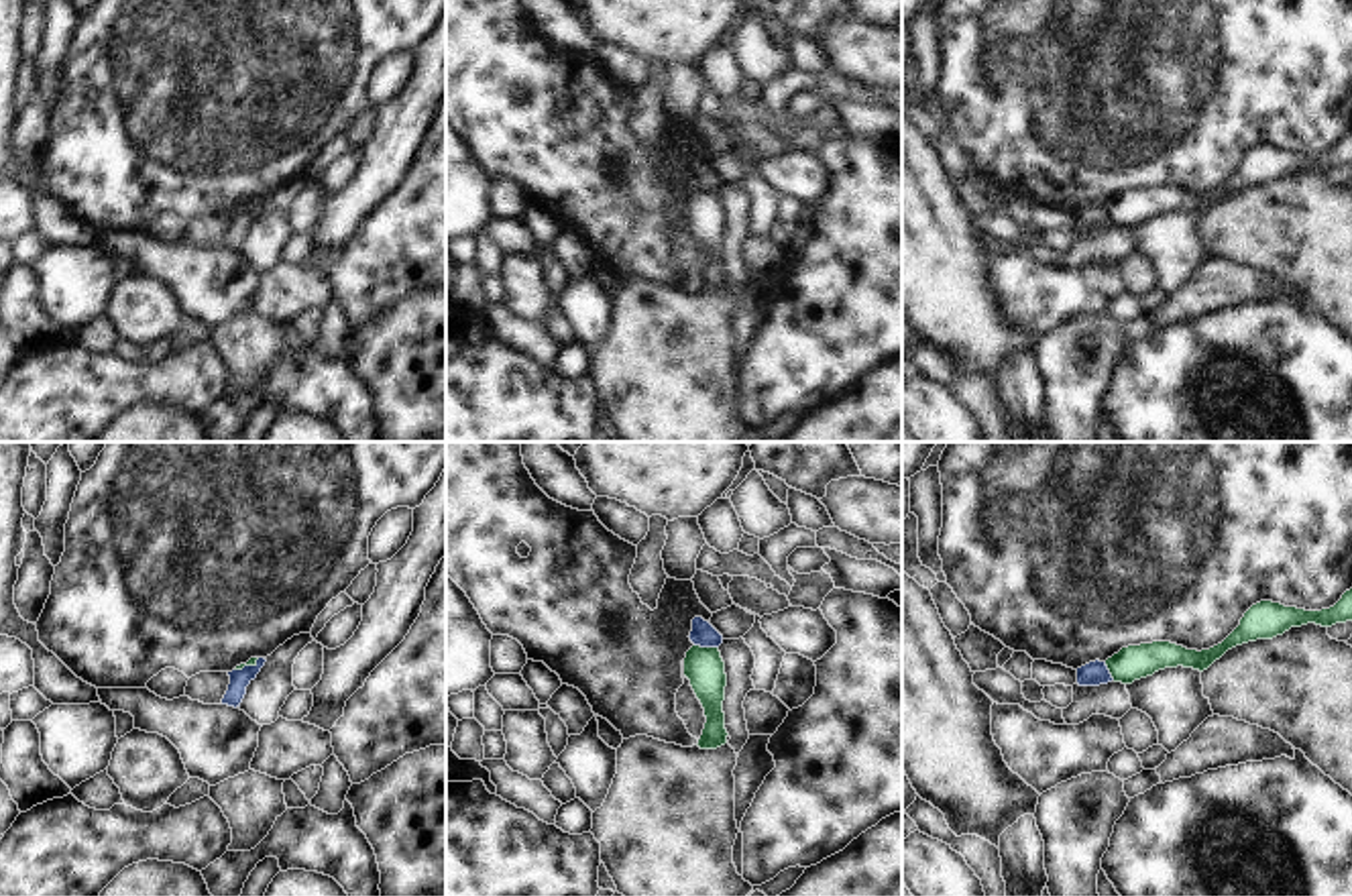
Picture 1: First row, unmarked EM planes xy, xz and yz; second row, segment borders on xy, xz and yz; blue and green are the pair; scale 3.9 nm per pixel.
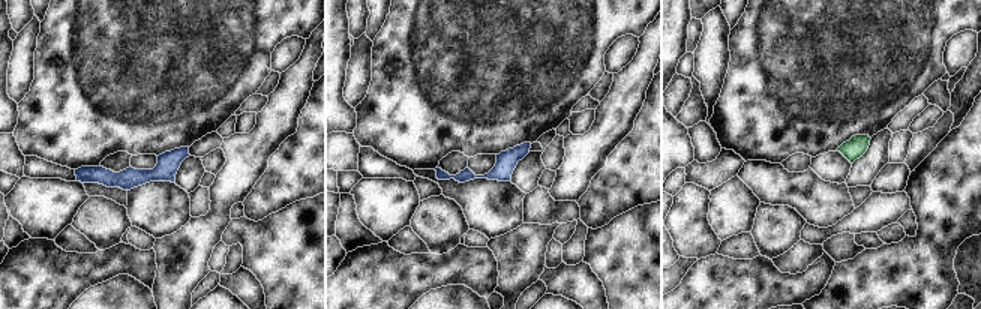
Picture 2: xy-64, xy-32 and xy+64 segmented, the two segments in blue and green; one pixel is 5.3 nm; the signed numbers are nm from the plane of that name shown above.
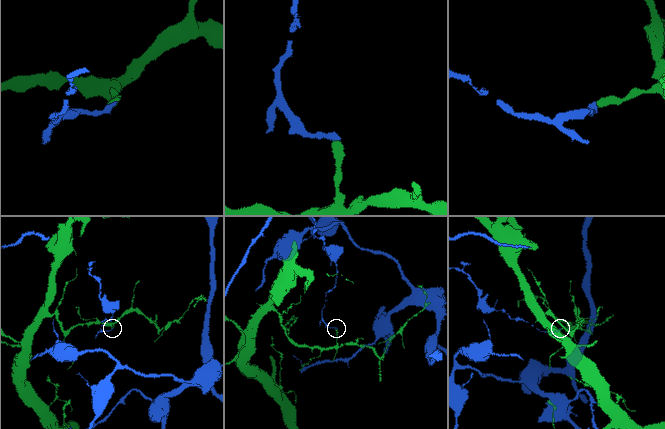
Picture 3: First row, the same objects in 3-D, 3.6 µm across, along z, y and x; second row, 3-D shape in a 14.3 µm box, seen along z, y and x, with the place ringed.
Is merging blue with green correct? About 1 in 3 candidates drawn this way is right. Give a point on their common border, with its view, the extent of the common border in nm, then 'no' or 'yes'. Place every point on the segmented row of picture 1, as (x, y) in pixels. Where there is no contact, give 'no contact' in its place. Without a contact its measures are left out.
xz (707, 646) | 100 nm | no

